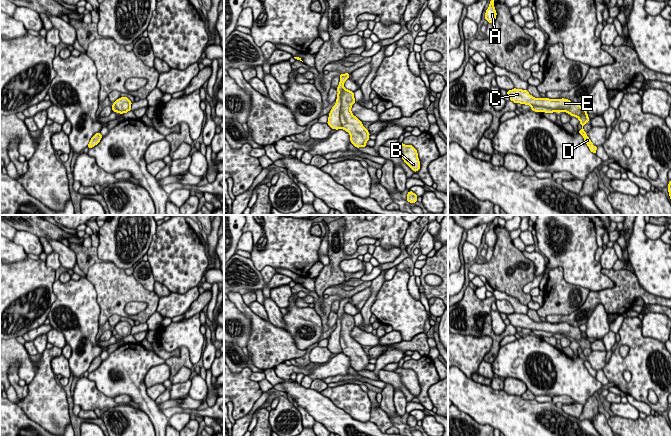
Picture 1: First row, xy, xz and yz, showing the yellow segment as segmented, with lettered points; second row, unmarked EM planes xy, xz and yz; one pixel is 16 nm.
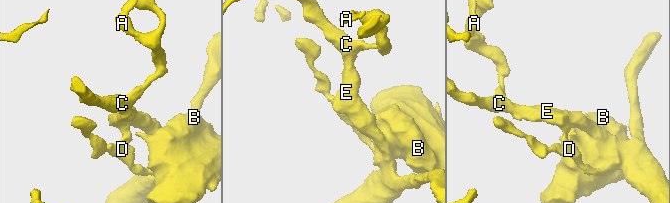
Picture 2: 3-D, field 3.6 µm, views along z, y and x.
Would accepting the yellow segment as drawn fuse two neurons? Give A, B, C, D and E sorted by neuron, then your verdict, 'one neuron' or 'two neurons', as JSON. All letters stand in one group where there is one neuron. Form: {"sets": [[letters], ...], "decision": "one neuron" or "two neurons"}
{"sets": [["A", "B", "C", "D", "E"]], "decision": "one neuron"}

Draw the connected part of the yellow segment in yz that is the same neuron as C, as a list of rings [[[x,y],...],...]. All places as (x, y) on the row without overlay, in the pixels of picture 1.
[[[512,313],[507,315],[507,319],[510,321],[510,324],[514,327],[521,327],[530,329],[531,333],[535,336],[566,336],[571,340],[575,340],[579,343],[582,353],[579,354],[579,357],[584,361],[584,365],[589,371],[590,375],[596,378],[597,371],[594,370],[587,360],[586,356],[583,353],[583,350],[590,344],[587,340],[587,335],[585,332],[582,332],[579,327],[573,327],[568,323],[549,323],[549,322],[535,322],[529,318],[527,314],[522,313]]]

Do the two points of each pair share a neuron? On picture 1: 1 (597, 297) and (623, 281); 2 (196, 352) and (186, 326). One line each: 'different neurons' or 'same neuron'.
1: same neuron
2: same neuron

